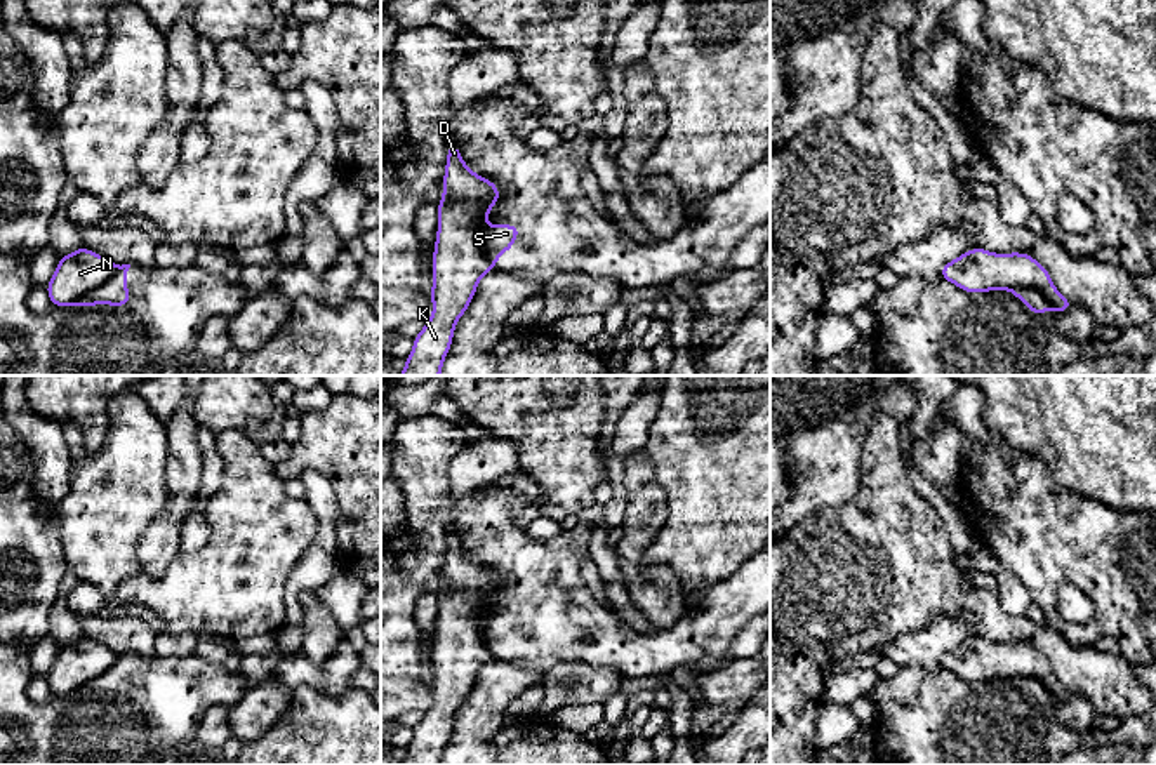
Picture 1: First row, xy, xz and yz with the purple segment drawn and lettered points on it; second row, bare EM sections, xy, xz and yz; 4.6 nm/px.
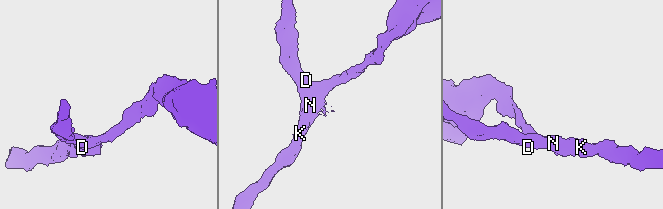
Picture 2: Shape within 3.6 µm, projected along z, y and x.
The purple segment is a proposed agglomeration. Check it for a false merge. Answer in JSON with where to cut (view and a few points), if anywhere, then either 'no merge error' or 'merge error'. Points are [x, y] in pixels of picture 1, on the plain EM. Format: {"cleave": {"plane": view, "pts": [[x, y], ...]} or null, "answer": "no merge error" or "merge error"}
{"cleave": {"plane": "xy", "pts": [[119, 656], [106, 670], [72, 692]]}, "answer": "merge error"}

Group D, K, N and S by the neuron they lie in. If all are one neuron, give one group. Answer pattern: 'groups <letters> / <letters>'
groups D K N / S

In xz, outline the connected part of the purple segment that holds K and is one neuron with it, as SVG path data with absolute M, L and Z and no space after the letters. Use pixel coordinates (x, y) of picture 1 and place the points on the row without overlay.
M457 534L447 536L443 584L433 638L433 704L412 728L412 742L398 765L440 765L454 718L469 697L480 668L494 657L483 640L487 603L499 591L495 572L473 562Z

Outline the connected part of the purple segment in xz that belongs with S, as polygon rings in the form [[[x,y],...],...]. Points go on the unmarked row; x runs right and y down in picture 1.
[[[494,614],[483,622],[483,640],[492,654],[497,657],[497,649],[502,642],[509,642],[518,629],[520,614]]]

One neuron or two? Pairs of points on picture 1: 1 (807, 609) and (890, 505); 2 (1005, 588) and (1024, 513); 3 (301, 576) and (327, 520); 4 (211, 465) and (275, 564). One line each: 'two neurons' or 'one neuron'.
1: one neuron
2: two neurons
3: one neuron
4: two neurons

